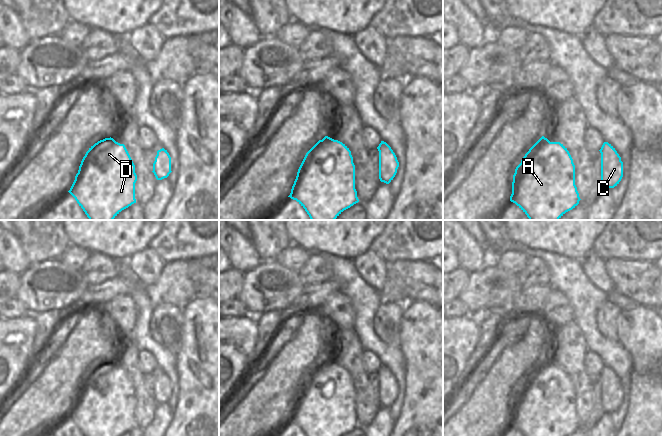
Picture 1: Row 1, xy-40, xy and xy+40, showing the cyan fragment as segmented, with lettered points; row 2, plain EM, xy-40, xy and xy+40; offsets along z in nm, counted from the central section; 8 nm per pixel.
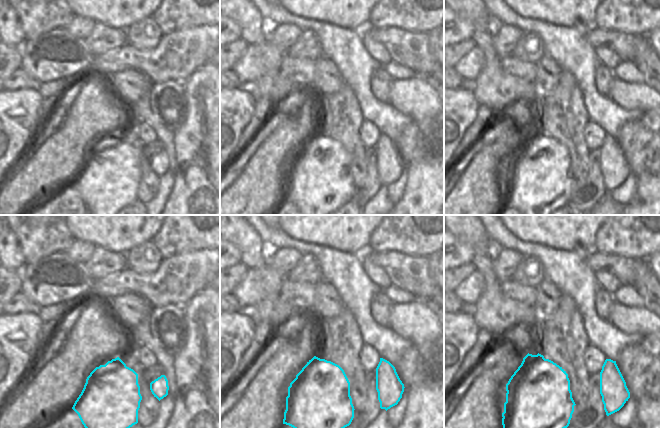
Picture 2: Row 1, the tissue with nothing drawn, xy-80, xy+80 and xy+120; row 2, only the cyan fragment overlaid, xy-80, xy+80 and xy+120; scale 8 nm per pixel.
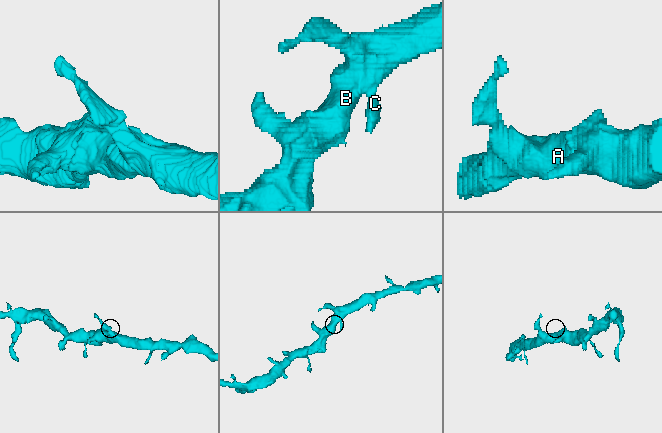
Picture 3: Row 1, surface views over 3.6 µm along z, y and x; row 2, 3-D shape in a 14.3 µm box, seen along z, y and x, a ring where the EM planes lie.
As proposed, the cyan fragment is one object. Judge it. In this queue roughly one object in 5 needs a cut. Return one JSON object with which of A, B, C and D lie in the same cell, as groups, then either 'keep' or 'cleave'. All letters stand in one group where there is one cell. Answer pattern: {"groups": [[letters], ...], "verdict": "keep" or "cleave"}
{"groups": [["A", "B", "C", "D"]], "verdict": "keep"}

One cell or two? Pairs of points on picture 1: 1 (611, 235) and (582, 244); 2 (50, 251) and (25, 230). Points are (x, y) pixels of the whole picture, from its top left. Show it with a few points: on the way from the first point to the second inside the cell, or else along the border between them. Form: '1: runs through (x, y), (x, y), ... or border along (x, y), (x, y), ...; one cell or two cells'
1: border along (603, 230), (595, 239), (592, 251); two cells
2: runs through (44, 245), (31, 232); one cell

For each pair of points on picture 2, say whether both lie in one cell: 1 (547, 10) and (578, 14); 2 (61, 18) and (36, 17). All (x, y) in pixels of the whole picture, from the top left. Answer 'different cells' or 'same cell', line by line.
1: same cell
2: same cell

